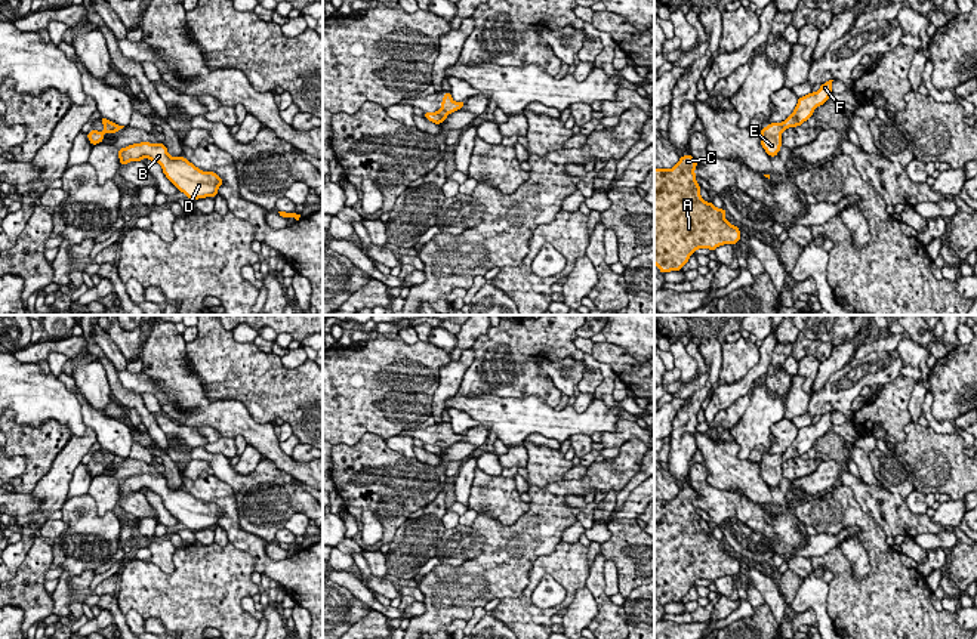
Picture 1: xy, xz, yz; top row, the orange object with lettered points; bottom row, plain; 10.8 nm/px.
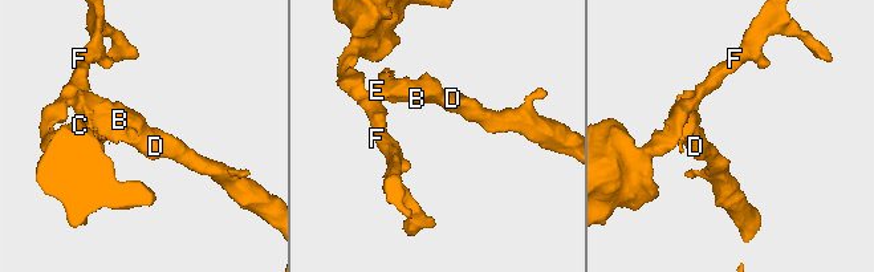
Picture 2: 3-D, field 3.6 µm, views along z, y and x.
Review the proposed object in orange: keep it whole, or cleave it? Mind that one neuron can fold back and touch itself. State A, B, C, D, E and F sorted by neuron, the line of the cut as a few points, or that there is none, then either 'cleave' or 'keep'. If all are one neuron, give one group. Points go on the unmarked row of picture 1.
A C F / B D E | xz (441, 440), (447, 445) | cleave

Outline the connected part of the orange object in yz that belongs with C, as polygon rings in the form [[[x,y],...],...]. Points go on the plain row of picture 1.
[[[685,485],[669,501],[654,500],[654,595],[662,605],[681,602],[697,580],[715,583],[724,575],[742,571],[740,559],[725,552],[725,540],[716,540],[714,532],[706,534],[700,527],[694,500],[697,493]]]

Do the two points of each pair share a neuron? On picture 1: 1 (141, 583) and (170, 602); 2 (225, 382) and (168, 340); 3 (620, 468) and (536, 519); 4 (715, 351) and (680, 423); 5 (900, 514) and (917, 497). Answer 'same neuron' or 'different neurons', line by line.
1: same neuron
2: different neurons
3: same neuron
4: same neuron
5: different neurons

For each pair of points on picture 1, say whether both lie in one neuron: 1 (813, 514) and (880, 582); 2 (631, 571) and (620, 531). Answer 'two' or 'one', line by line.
1: one
2: one

